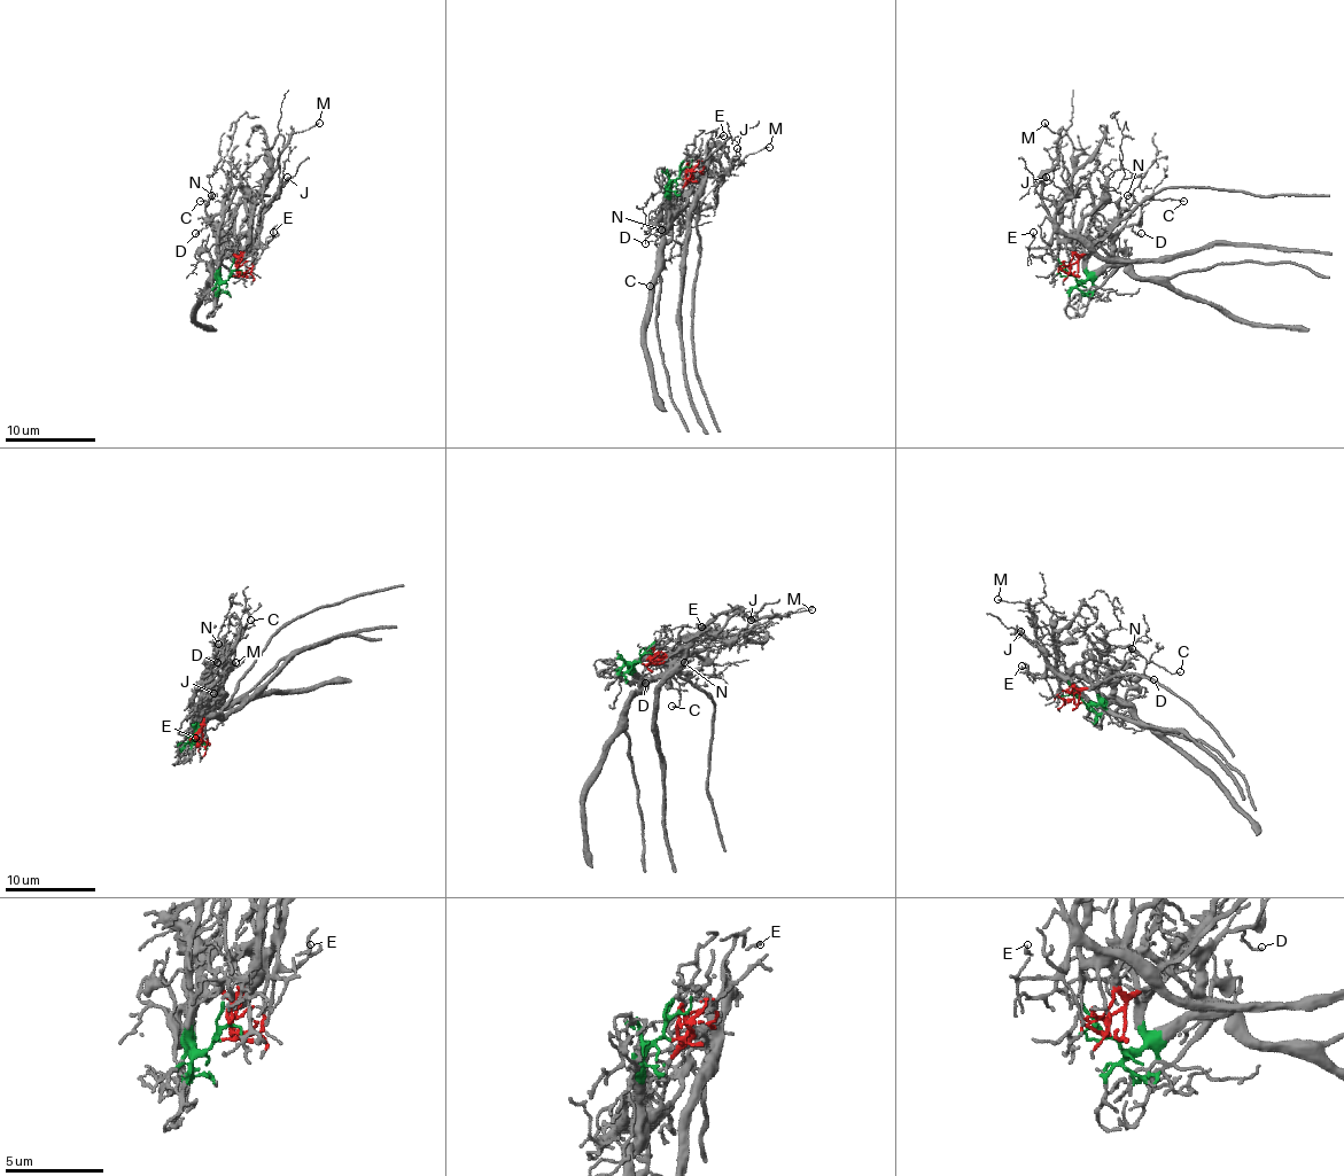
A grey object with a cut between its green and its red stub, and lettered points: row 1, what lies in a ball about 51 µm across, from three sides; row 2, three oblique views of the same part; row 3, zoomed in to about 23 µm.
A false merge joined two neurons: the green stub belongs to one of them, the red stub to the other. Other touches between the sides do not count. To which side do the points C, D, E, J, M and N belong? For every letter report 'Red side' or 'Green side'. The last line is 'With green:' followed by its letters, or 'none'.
C: Green side
D: Green side
E: Red side
J: Red side
M: Red side
N: Green side
With green: C, D, N

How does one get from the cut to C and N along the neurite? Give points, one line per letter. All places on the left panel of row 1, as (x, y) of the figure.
C: (231, 274), (219, 279), (222, 225), (206, 211), (208, 200), (199, 200)
N: (231, 274), (219, 279), (222, 225), (212, 220), (206, 204), (215, 193), (210, 195)

